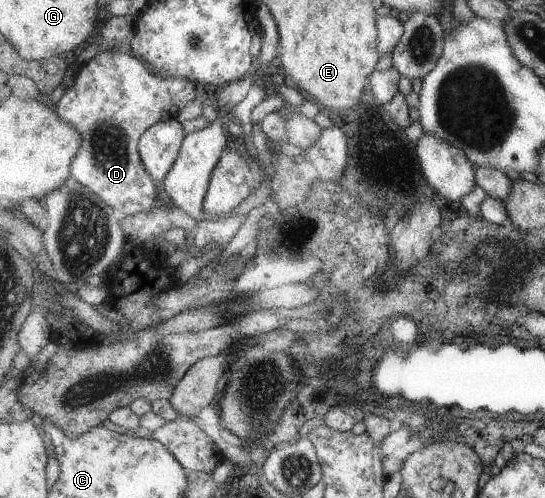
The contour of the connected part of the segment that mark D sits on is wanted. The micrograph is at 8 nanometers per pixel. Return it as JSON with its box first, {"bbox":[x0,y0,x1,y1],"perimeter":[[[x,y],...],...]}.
{"bbox":[56,50,199,216],"perimeter":[[[130,50],[125,53],[105,51],[95,55],[81,65],[74,80],[74,85],[66,89],[56,104],[58,114],[71,124],[77,126],[83,142],[75,157],[71,170],[73,178],[86,186],[93,194],[104,200],[120,216],[136,215],[150,211],[156,202],[156,184],[141,160],[139,143],[151,127],[157,123],[176,119],[180,110],[192,100],[199,99],[196,83],[181,77],[162,77],[148,70],[144,62],[134,58]]]}

